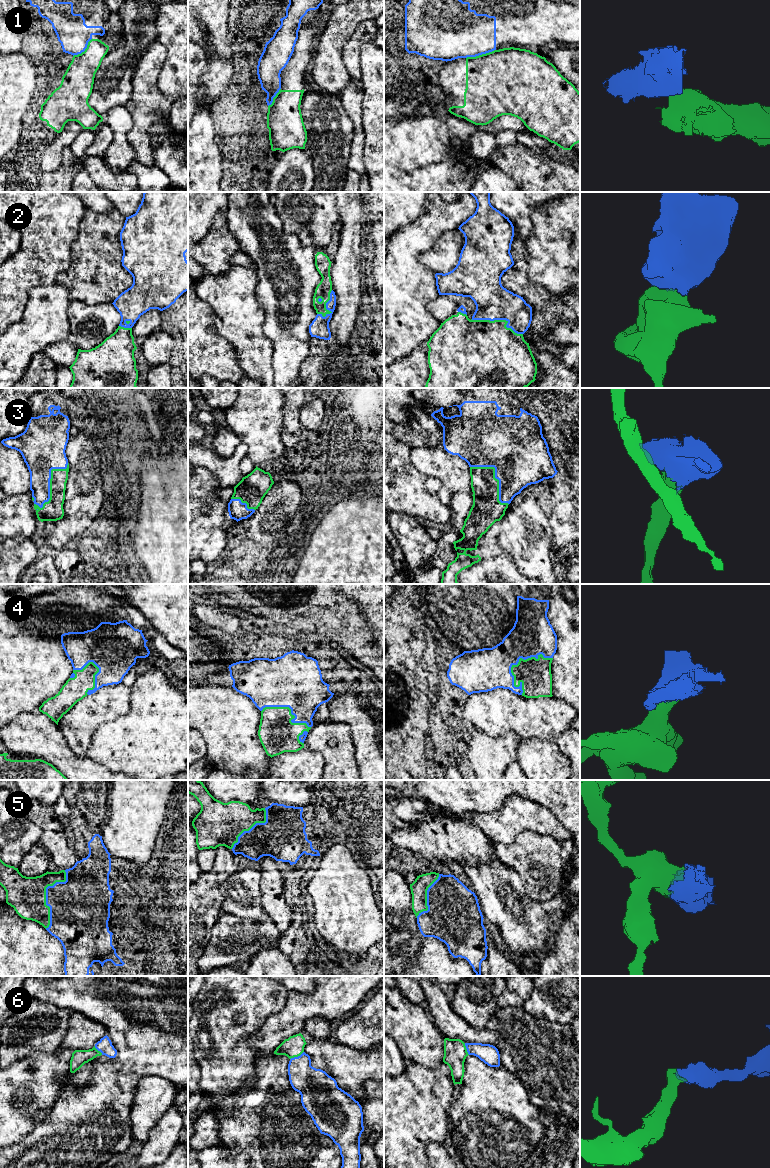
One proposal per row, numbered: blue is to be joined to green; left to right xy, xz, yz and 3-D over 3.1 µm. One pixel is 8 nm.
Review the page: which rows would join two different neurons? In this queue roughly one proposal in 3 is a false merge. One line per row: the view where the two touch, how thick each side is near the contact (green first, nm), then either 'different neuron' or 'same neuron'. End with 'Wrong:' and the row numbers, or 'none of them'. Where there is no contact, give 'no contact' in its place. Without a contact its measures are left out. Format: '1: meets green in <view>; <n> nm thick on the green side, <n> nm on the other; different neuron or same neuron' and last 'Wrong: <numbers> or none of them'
1: meets green in yz; 480 nm thick on the green side, 420 nm on the other; different neuron
2: meets green in yz; 460 nm thick on the green side, 280 nm on the other; same neuron
3: meets green in yz; 220 nm thick on the green side, 420 nm on the other; same neuron
4: meets green in yz; 260 nm thick on the green side, 340 nm on the other; same neuron
5: meets green in xy; 300 nm thick on the green side, 400 nm on the other; same neuron
6: meets green in xz; 160 nm thick on the green side, 240 nm on the other; same neuron
Wrong: 1

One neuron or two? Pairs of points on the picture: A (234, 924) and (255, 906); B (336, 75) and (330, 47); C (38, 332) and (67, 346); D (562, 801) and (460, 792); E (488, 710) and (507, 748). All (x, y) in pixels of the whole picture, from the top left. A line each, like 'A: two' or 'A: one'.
A: two
B: one
C: two
D: one
E: two

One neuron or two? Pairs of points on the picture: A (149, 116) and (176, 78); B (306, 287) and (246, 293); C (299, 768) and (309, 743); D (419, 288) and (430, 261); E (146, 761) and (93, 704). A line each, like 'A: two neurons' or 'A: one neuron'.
A: two neurons
B: two neurons
C: two neurons
D: two neurons
E: two neurons

